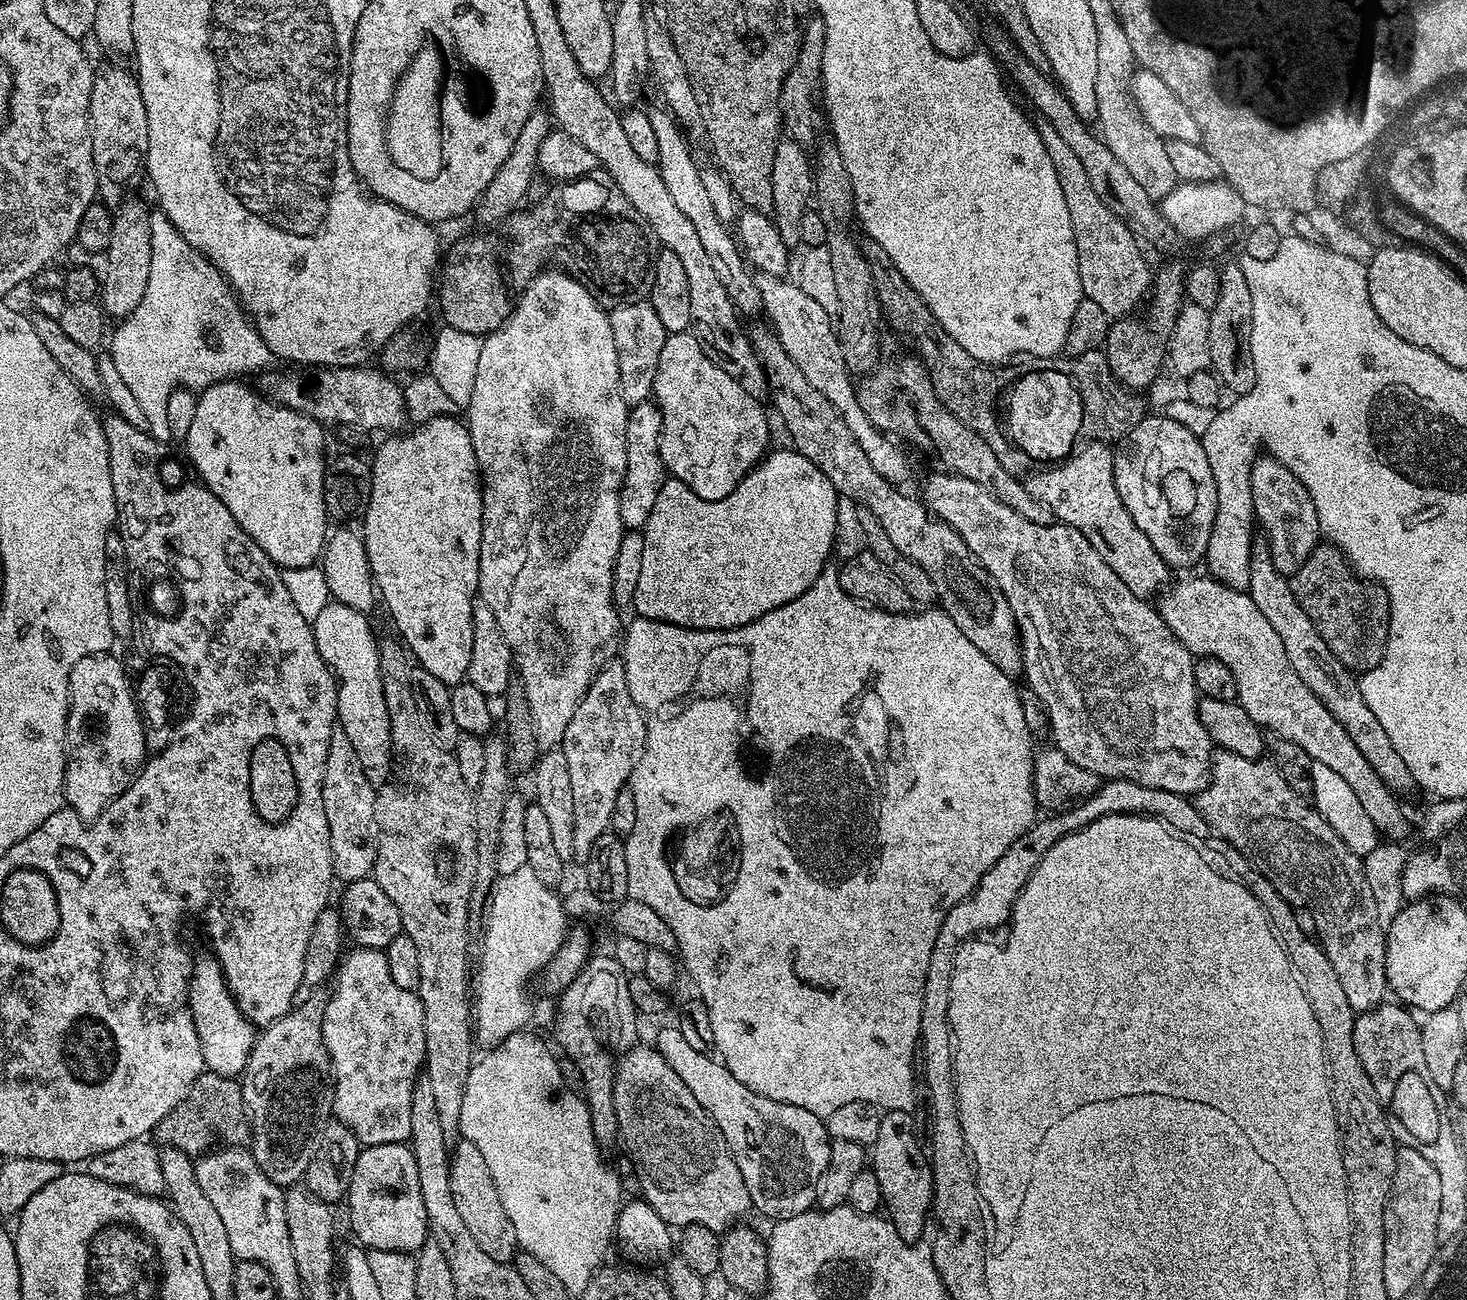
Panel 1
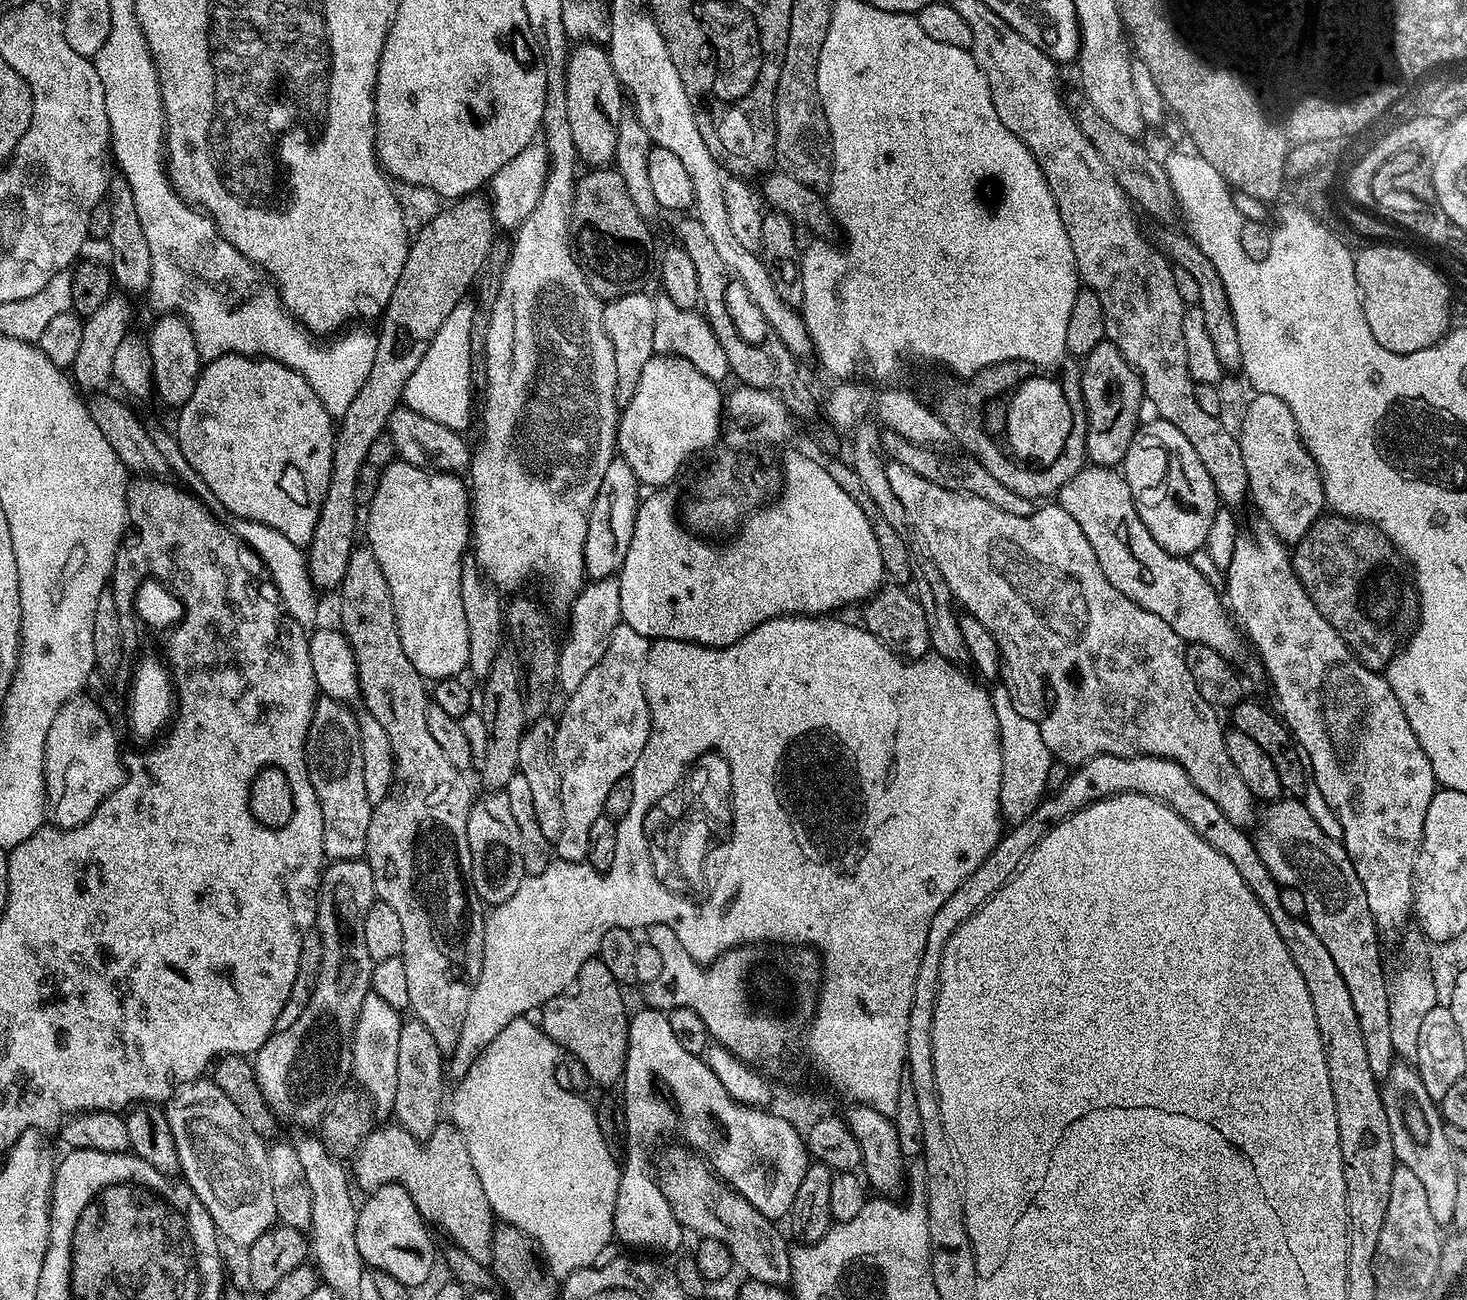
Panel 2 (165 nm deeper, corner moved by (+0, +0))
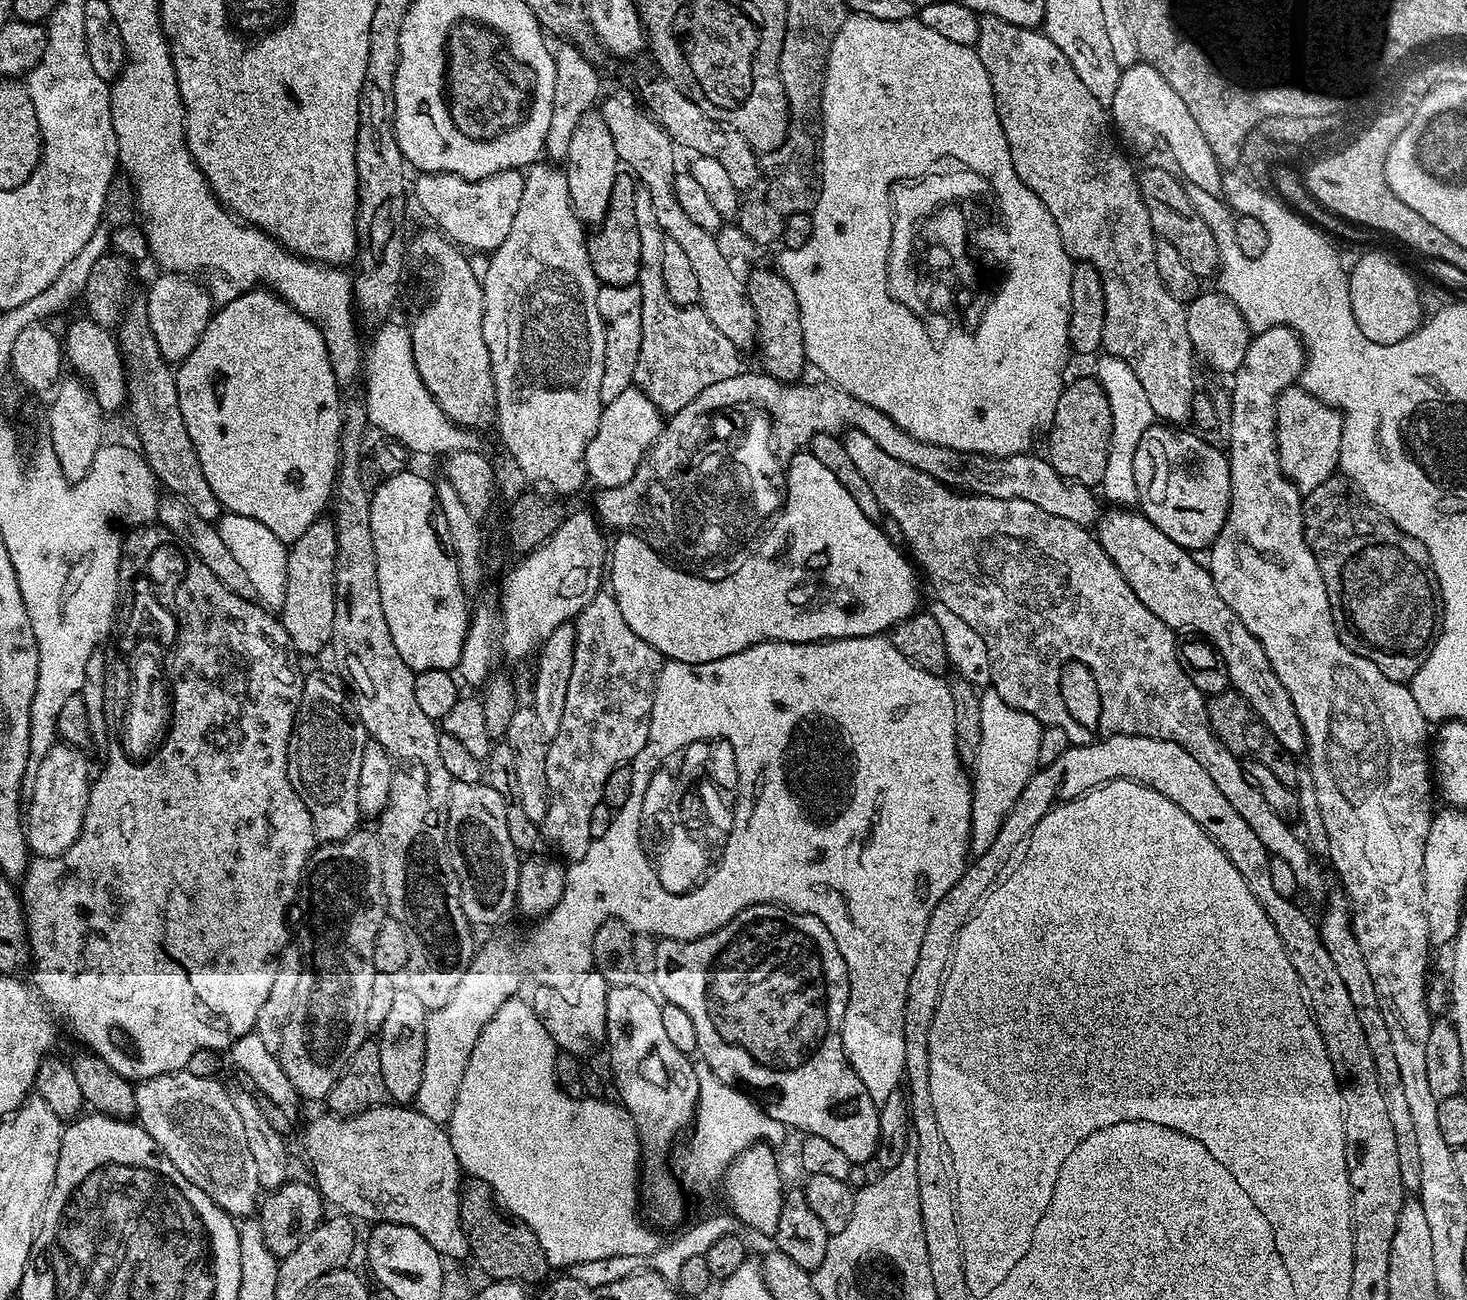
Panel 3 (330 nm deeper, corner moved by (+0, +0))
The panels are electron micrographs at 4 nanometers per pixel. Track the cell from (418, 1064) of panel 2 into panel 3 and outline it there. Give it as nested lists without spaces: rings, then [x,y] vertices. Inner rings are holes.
[[[407,986],[401,987],[394,994],[394,1003],[378,1033],[384,1090],[400,1106],[411,1105],[418,1096],[418,1086],[422,1086],[428,1014],[429,1009],[422,1006],[418,994],[414,994]]]

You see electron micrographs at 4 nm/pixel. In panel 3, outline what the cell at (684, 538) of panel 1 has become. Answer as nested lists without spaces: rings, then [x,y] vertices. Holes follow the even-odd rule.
[[[810,450],[794,454],[787,472],[792,475],[792,500],[788,500],[784,520],[776,524],[776,532],[769,534],[768,548],[758,558],[748,560],[736,572],[736,580],[723,580],[720,584],[688,580],[688,576],[680,576],[672,568],[664,568],[640,540],[632,540],[632,536],[624,536],[622,540],[616,536],[611,541],[611,595],[616,597],[626,626],[661,657],[701,664],[738,654],[767,640],[814,644],[821,640],[879,636],[917,611],[916,576],[909,557],[892,545],[877,521],[858,510],[858,502],[854,502],[846,486]]]

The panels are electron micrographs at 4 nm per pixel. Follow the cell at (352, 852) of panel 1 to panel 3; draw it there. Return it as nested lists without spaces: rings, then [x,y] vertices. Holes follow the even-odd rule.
[[[335,671],[311,672],[304,678],[302,698],[296,711],[296,724],[292,727],[288,743],[288,777],[292,789],[302,798],[314,822],[317,841],[333,844],[344,840],[361,827],[358,810],[358,774],[362,770],[362,750],[370,739],[366,726],[356,713],[356,705],[345,681]]]

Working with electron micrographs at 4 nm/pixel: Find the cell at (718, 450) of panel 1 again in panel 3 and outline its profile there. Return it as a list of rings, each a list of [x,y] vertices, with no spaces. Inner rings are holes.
[[[635,386],[622,390],[622,394],[618,394],[618,398],[614,398],[614,402],[604,405],[604,412],[598,422],[598,430],[586,448],[584,471],[587,479],[591,483],[593,480],[597,489],[617,489],[622,487],[624,483],[630,482],[631,478],[634,477],[635,468],[645,461],[646,455],[648,455],[652,444],[658,438],[664,426],[665,421],[662,419],[662,413],[652,397],[646,396],[643,390]]]

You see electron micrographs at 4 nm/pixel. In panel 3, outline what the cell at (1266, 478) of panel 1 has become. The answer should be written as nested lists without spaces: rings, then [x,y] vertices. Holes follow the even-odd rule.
[[[1293,386],[1282,390],[1282,394],[1276,397],[1276,449],[1282,470],[1290,483],[1295,484],[1301,493],[1306,494],[1314,490],[1314,486],[1322,486],[1332,476],[1337,475],[1340,467],[1340,451],[1342,450],[1342,426],[1344,417],[1323,404],[1317,396],[1311,396],[1306,389]]]

